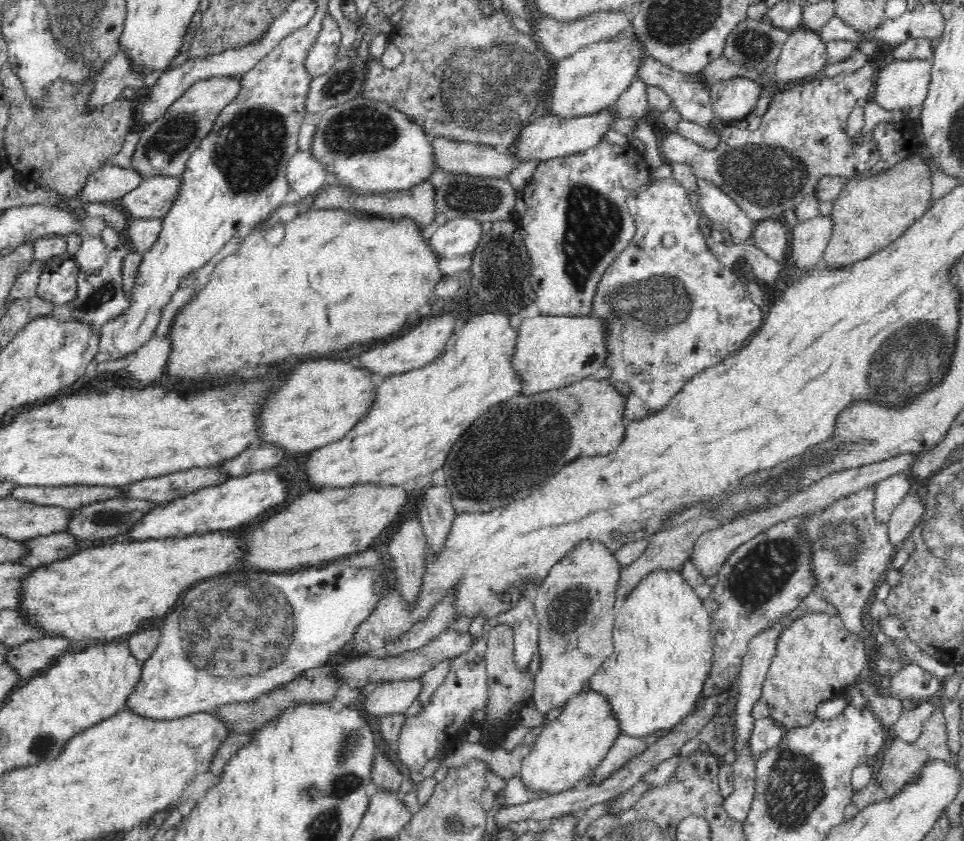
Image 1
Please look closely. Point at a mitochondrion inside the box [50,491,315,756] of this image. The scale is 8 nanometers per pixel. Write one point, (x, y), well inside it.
(217, 619)

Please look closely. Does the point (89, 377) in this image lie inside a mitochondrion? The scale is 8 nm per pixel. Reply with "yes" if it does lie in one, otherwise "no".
no

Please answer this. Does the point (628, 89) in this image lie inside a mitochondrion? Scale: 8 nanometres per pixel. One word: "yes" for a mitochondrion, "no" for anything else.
no

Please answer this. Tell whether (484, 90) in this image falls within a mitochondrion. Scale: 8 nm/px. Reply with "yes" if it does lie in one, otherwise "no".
yes

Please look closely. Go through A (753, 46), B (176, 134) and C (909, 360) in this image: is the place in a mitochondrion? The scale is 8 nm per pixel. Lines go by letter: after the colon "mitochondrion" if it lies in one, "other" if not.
A: mitochondrion
B: mitochondrion
C: mitochondrion

